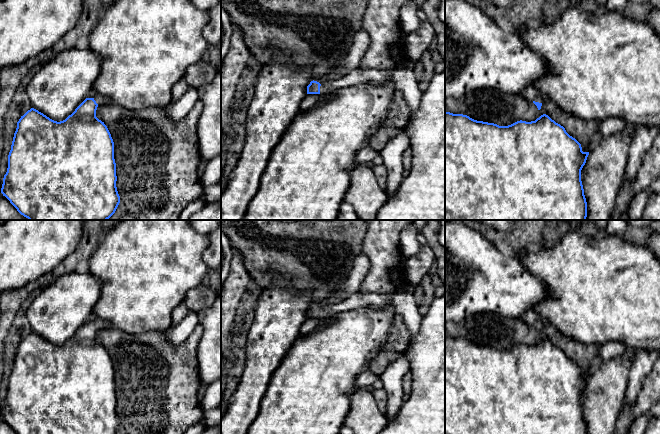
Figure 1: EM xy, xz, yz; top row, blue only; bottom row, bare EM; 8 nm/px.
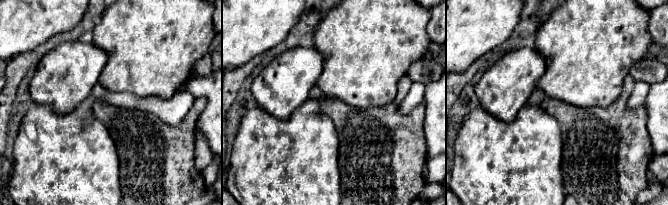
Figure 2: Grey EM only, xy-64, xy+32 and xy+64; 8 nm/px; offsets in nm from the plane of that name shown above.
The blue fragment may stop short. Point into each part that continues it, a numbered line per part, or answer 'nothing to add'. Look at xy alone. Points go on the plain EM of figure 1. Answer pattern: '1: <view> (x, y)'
1: xy (100, 324)

